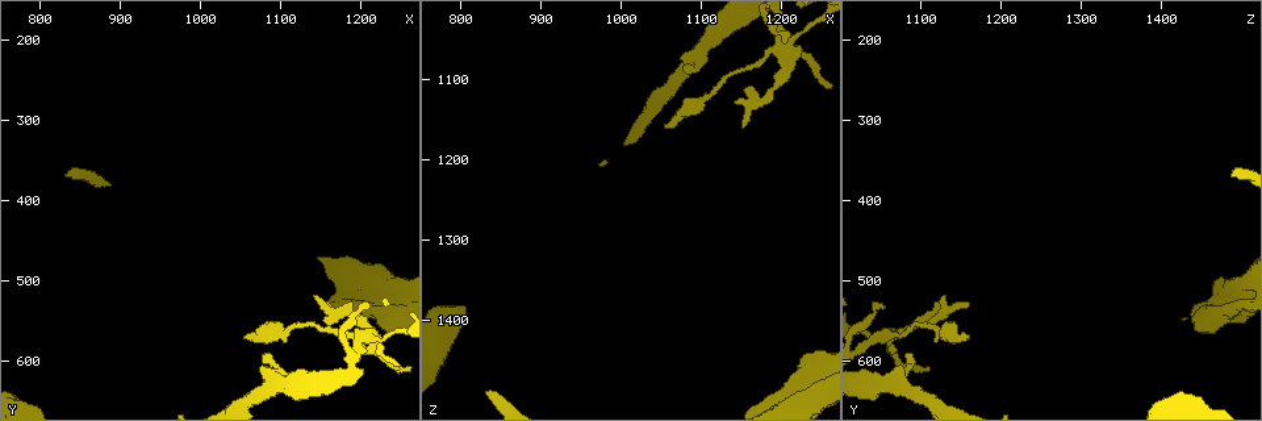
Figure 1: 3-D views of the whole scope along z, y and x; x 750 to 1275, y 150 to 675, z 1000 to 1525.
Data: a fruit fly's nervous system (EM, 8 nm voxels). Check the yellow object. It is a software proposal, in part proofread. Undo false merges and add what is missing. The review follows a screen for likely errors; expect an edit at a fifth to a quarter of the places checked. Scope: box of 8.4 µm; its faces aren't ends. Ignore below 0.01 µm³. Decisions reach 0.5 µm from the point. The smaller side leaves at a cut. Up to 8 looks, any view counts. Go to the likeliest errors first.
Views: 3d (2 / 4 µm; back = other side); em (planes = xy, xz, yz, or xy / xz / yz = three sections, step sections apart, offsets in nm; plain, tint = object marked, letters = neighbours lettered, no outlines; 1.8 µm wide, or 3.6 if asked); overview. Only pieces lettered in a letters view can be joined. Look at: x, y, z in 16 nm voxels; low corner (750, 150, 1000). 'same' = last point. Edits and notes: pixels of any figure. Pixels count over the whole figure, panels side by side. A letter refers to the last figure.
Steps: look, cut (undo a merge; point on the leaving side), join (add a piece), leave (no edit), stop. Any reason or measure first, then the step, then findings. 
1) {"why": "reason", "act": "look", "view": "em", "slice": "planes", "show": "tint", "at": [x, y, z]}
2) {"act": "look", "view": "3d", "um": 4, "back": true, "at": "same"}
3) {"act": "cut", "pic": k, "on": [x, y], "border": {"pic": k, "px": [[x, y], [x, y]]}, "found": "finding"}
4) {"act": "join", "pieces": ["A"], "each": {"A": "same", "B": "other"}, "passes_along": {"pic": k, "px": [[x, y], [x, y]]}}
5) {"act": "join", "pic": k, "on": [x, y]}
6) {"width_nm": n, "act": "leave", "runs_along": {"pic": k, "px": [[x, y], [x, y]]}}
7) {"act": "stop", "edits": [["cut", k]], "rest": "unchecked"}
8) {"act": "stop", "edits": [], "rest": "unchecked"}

{"why": "thick turns thin", "act": "look", "view": "3d", "um": 4, "back": true, "at": [1205, 570, 1060]}

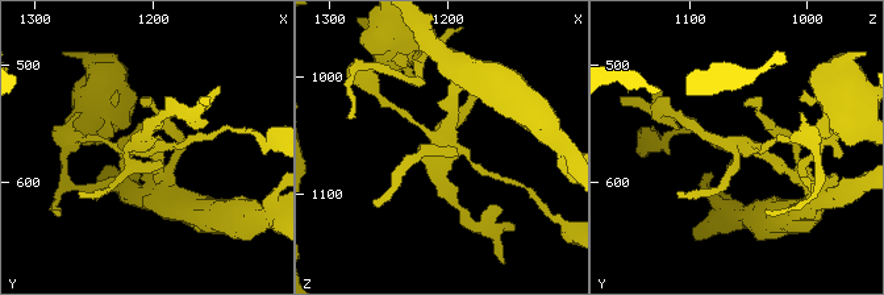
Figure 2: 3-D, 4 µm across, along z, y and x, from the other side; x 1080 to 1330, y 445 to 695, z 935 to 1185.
{"act": "look", "view": "em", "slice": "xy", "step": 16, "show": "tint", "at": [1204, 570, 1058]}

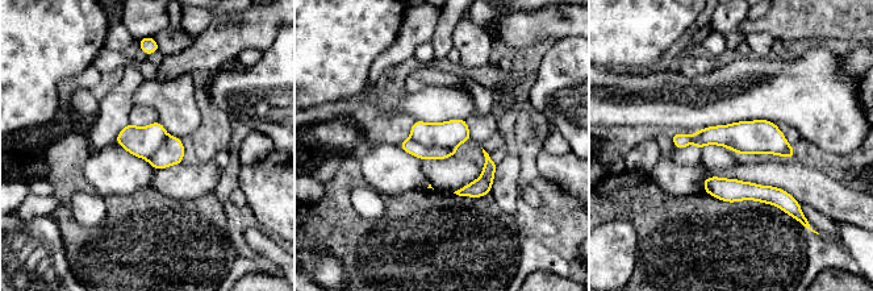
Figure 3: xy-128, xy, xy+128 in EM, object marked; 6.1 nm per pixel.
{"act": "look", "view": "em", "slice": "planes", "show": "letters", "at": "same"}

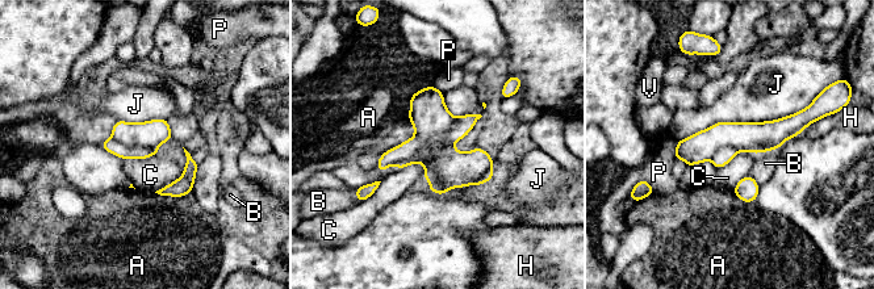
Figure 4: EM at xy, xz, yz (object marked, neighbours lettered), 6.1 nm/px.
{"act": "cut", "pic": 4, "on": [112, 146], "each": {"A": "other", "B": "other", "C": "other", "H": "other", "J": "other", "P": "other", "V": "other"}, "border": {"pic": 4, "px": [[112, 137], [126, 146], [157, 150]]}, "found": "two neurons meet here"}

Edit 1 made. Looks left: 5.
{"why": "see it whole again", "act": "look", "view": "overview"}

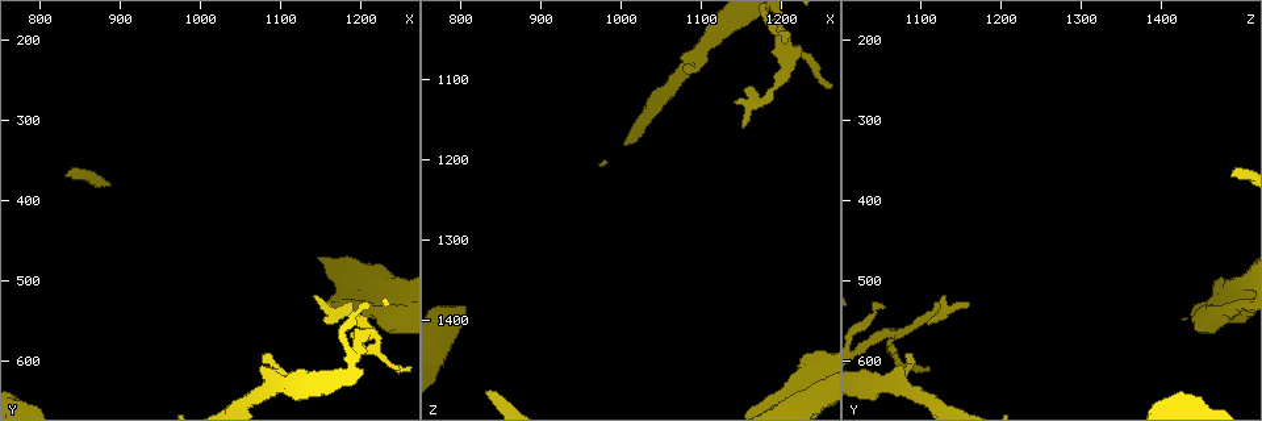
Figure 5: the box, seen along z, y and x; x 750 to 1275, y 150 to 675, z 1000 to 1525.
{"why": "tapers out", "act": "look", "view": "3d", "um": 2, "at": [1150, 530, 1160]}

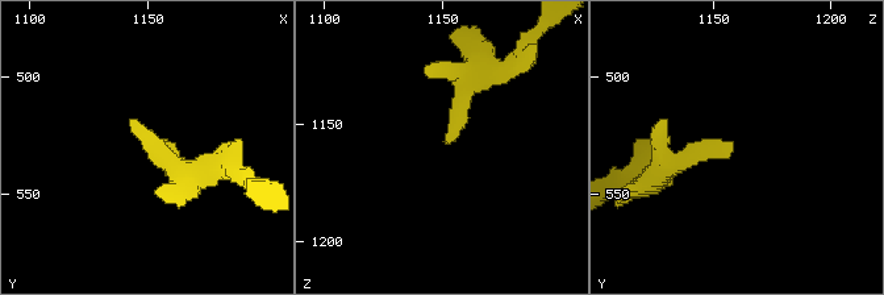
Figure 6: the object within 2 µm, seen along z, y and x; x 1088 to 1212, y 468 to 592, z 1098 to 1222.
{"act": "look", "view": "em", "slice": "xz", "step": 16, "show": "letters", "at": [1153, 533, 1156]}

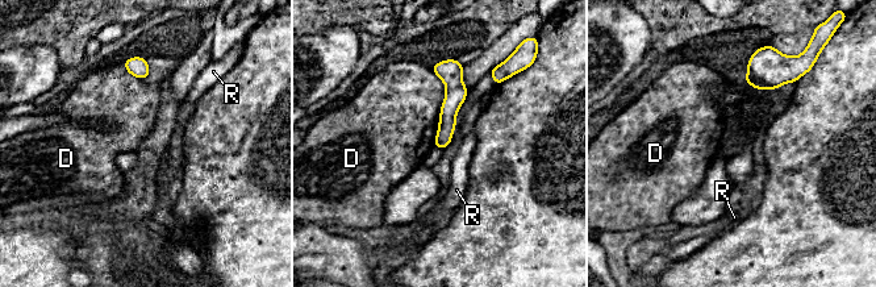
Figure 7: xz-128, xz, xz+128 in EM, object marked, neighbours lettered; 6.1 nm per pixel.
{"act": "leave", "each": {"D": "other", "R": "other"}, "runs_along": {"pic": 7, "px": [[446, 65], [451, 104], [441, 145]]}, "found": "none of them fits"}

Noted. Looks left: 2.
{"act": "stop", "edits": [["cut", 4]], "rest": "unchecked"}

